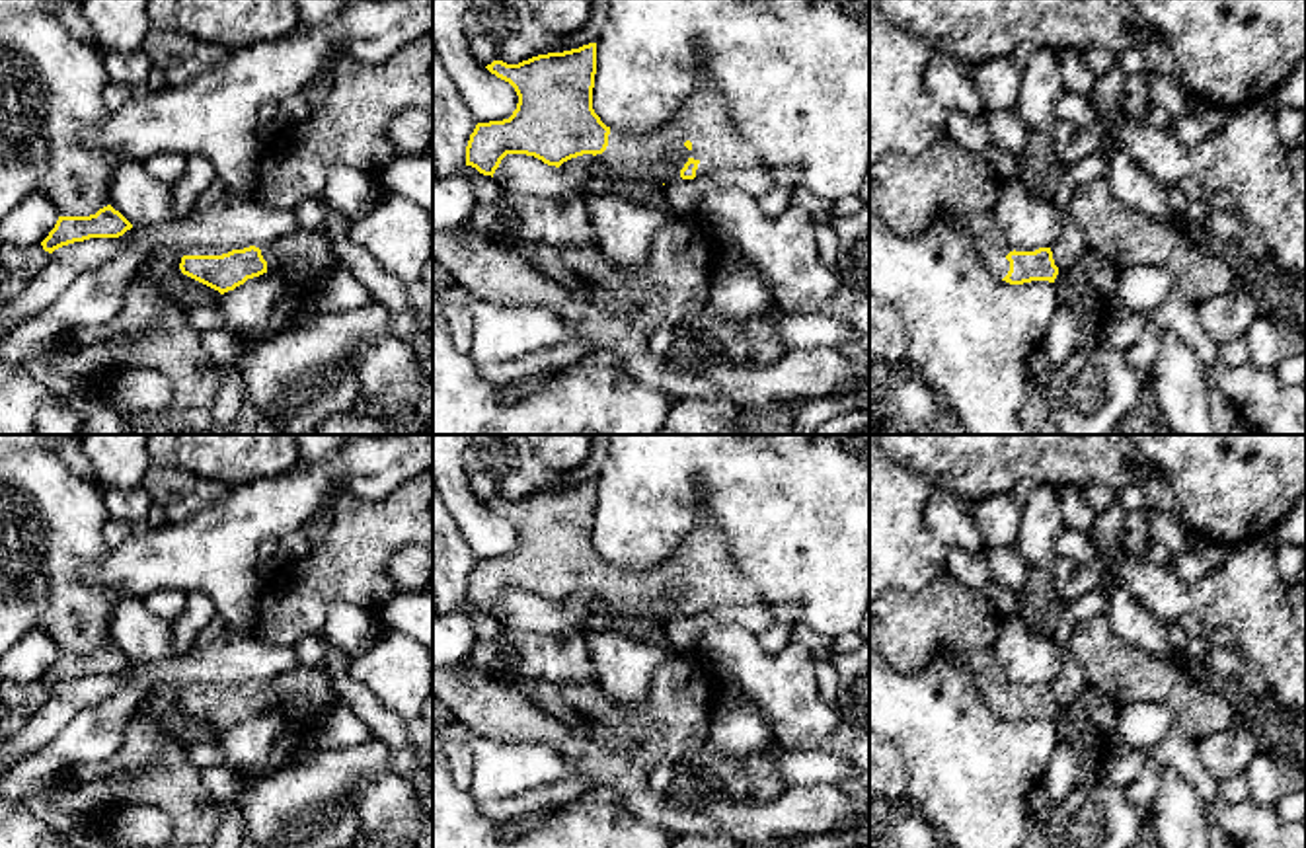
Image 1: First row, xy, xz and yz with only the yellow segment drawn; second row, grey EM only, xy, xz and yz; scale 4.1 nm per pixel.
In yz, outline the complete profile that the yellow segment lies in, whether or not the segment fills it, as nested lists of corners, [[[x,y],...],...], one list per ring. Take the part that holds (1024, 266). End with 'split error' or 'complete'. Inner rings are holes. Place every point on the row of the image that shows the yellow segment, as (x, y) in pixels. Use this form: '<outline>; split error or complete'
[[[940,138],[914,158],[897,152],[881,156],[871,170],[871,185],[879,216],[895,234],[922,234],[938,218],[951,218],[973,240],[994,277],[1010,285],[1055,283],[1058,267],[1051,248],[1018,248],[1006,240],[994,216],[1002,179],[984,158],[953,138]]]; split error

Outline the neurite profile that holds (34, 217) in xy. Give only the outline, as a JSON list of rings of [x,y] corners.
[[[33,189],[2,218],[0,244],[12,244],[27,253],[49,236],[57,220],[53,201],[41,189]]]

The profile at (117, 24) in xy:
[[[84,0],[99,51],[140,51],[150,29],[148,0]]]

